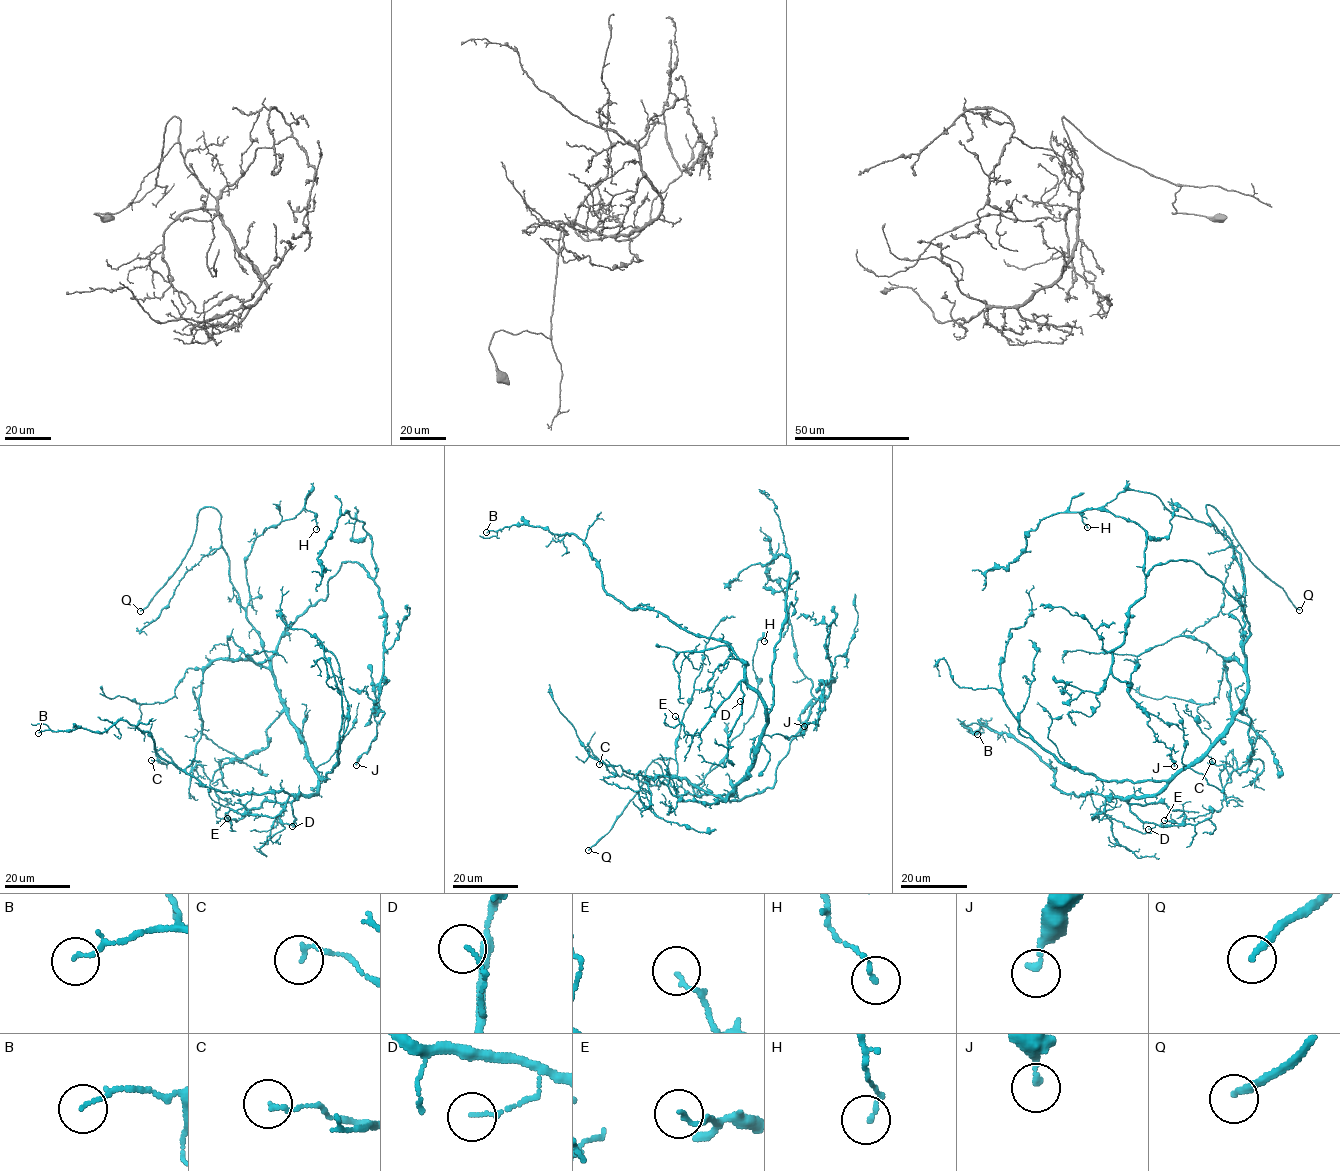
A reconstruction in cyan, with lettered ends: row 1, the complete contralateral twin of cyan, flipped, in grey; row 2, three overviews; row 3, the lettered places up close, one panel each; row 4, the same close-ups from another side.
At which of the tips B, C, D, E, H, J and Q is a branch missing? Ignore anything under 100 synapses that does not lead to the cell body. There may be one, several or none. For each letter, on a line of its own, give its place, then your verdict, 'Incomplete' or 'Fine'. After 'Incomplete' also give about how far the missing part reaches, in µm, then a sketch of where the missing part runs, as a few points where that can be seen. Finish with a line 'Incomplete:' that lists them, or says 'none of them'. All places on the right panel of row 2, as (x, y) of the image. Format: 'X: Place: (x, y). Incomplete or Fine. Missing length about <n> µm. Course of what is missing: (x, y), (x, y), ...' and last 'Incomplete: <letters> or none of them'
B: Place: (977, 734). Fine
C: Place: (1212, 761). Fine
D: Place: (1148, 829). Fine
E: Place: (1164, 820). Fine
H: Place: (1087, 527). Fine
J: Place: (1174, 766). Fine
Q: Place: (1299, 610). Incomplete. Missing length about 25 µm. Course of what is missing: (1299, 610), (1304, 612), (1302, 616), (1281, 616), (1288, 623), (1278, 630)
Incomplete: Q

